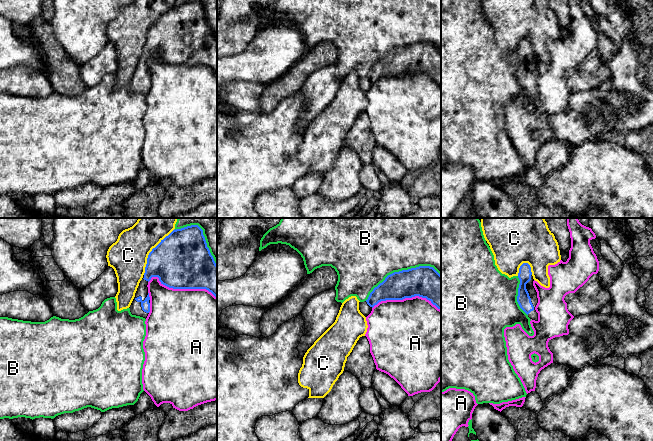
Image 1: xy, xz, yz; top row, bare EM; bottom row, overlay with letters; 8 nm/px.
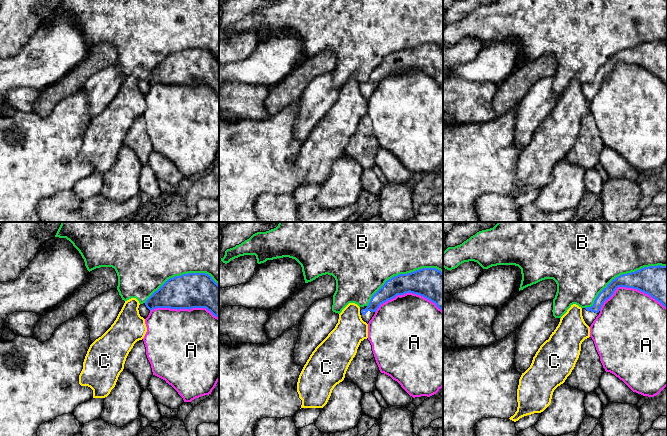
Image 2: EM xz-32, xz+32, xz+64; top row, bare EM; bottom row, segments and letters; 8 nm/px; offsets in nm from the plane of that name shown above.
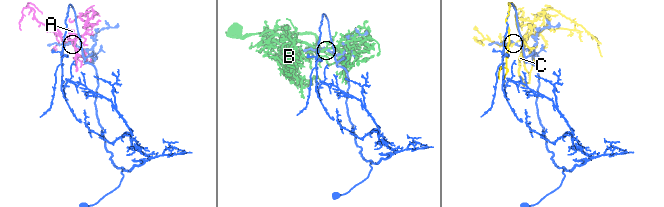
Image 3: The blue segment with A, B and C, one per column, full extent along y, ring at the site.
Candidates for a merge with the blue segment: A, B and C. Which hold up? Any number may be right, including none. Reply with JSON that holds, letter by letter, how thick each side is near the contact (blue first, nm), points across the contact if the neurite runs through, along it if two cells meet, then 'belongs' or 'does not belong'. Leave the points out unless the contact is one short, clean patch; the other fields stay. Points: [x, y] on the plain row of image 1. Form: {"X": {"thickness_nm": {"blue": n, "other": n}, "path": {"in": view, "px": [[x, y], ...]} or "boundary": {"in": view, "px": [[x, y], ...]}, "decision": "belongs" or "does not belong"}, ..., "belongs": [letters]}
{"A": {"thickness_nm": {"blue": 460, "other": 500}, "decision": "does not belong"}, "B": {"thickness_nm": {"blue": 260, "other": 420}, "decision": "does not belong"}, "C": {"thickness_nm": {"blue": 440, "other": 300}, "decision": "does not belong"}, "belongs": []}

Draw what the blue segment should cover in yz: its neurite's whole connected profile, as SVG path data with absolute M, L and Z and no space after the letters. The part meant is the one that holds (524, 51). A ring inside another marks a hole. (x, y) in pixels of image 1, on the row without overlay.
M523 39L519 44L518 54L520 56L518 64L517 78L520 84L532 96L538 97L538 89L535 83L538 79L537 68L533 62L533 52L528 39Z

